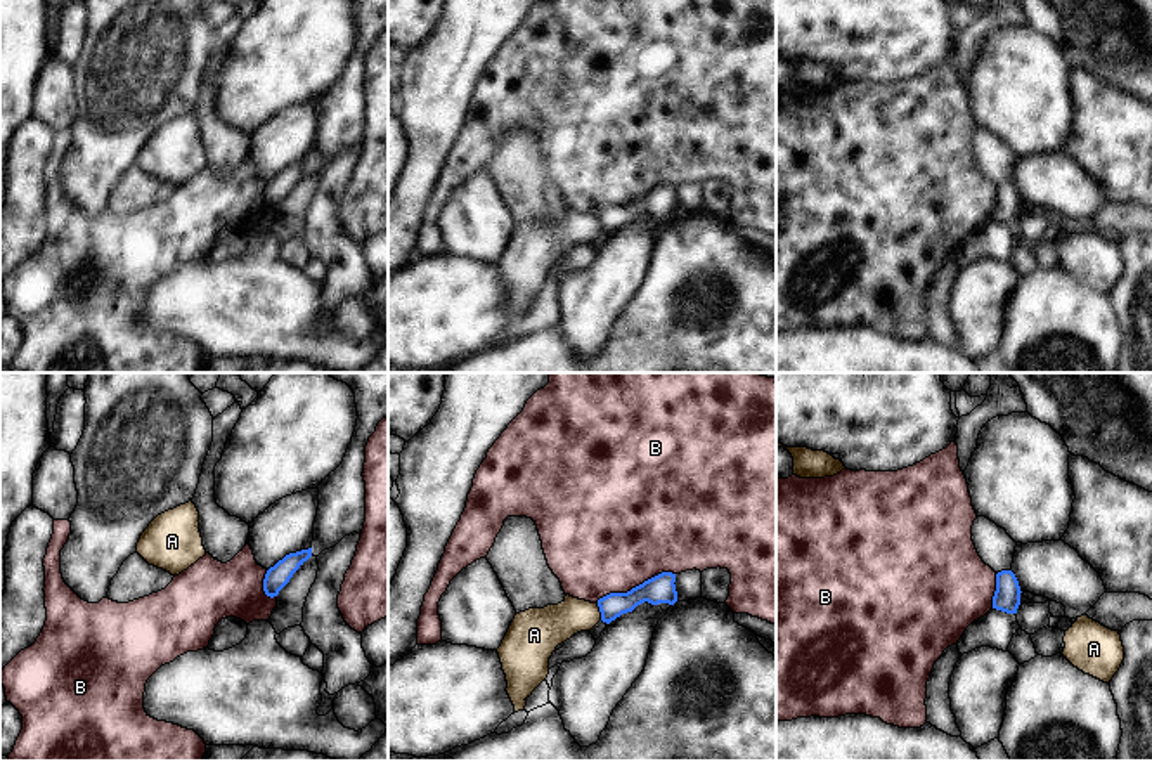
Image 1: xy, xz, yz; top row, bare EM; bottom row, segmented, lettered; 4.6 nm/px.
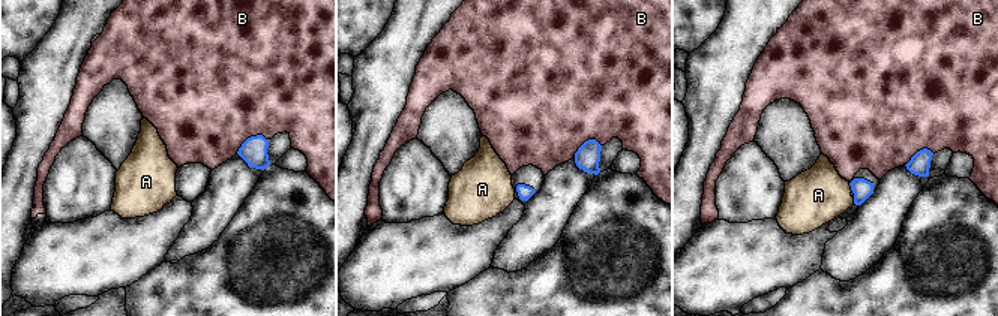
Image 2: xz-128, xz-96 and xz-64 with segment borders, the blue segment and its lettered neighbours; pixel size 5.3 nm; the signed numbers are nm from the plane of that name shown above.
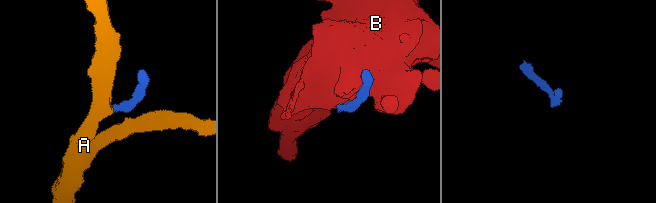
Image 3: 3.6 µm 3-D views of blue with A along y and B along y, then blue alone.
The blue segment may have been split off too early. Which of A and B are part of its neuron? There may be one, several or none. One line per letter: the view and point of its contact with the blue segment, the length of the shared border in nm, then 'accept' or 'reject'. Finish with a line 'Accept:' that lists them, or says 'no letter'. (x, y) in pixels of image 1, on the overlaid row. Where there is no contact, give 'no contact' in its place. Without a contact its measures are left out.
A: meets blue in xz at (600, 611); contact 80 nm long; reject
B: meets blue in xz at (636, 586); contact 400 nm long; reject
Accept: no letter

